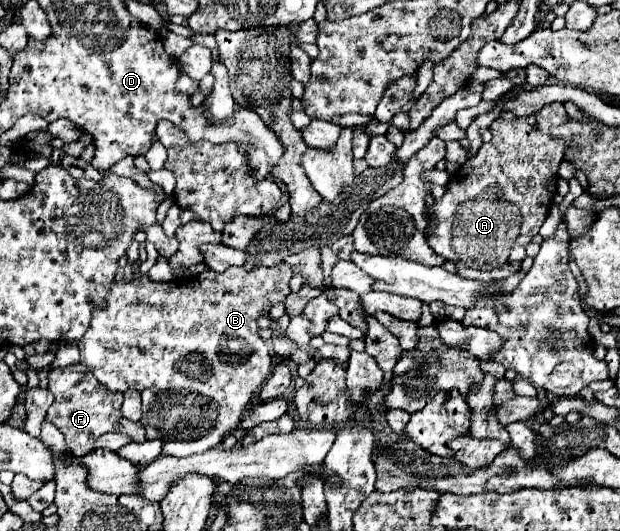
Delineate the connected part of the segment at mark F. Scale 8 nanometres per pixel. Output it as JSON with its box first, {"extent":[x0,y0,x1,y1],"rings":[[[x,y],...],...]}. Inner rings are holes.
{"extent":[46,363,145,457],"rings":[[[77,363],[77,365],[69,365],[69,367],[51,369],[49,389],[54,395],[54,402],[46,413],[46,419],[59,427],[59,431],[65,435],[65,443],[73,449],[73,455],[77,455],[77,457],[87,455],[89,451],[93,451],[95,441],[103,433],[111,433],[111,431],[127,433],[135,441],[145,439],[145,429],[141,423],[123,419],[121,393],[101,387],[101,383],[97,383],[97,379],[87,373],[85,365]]]}

